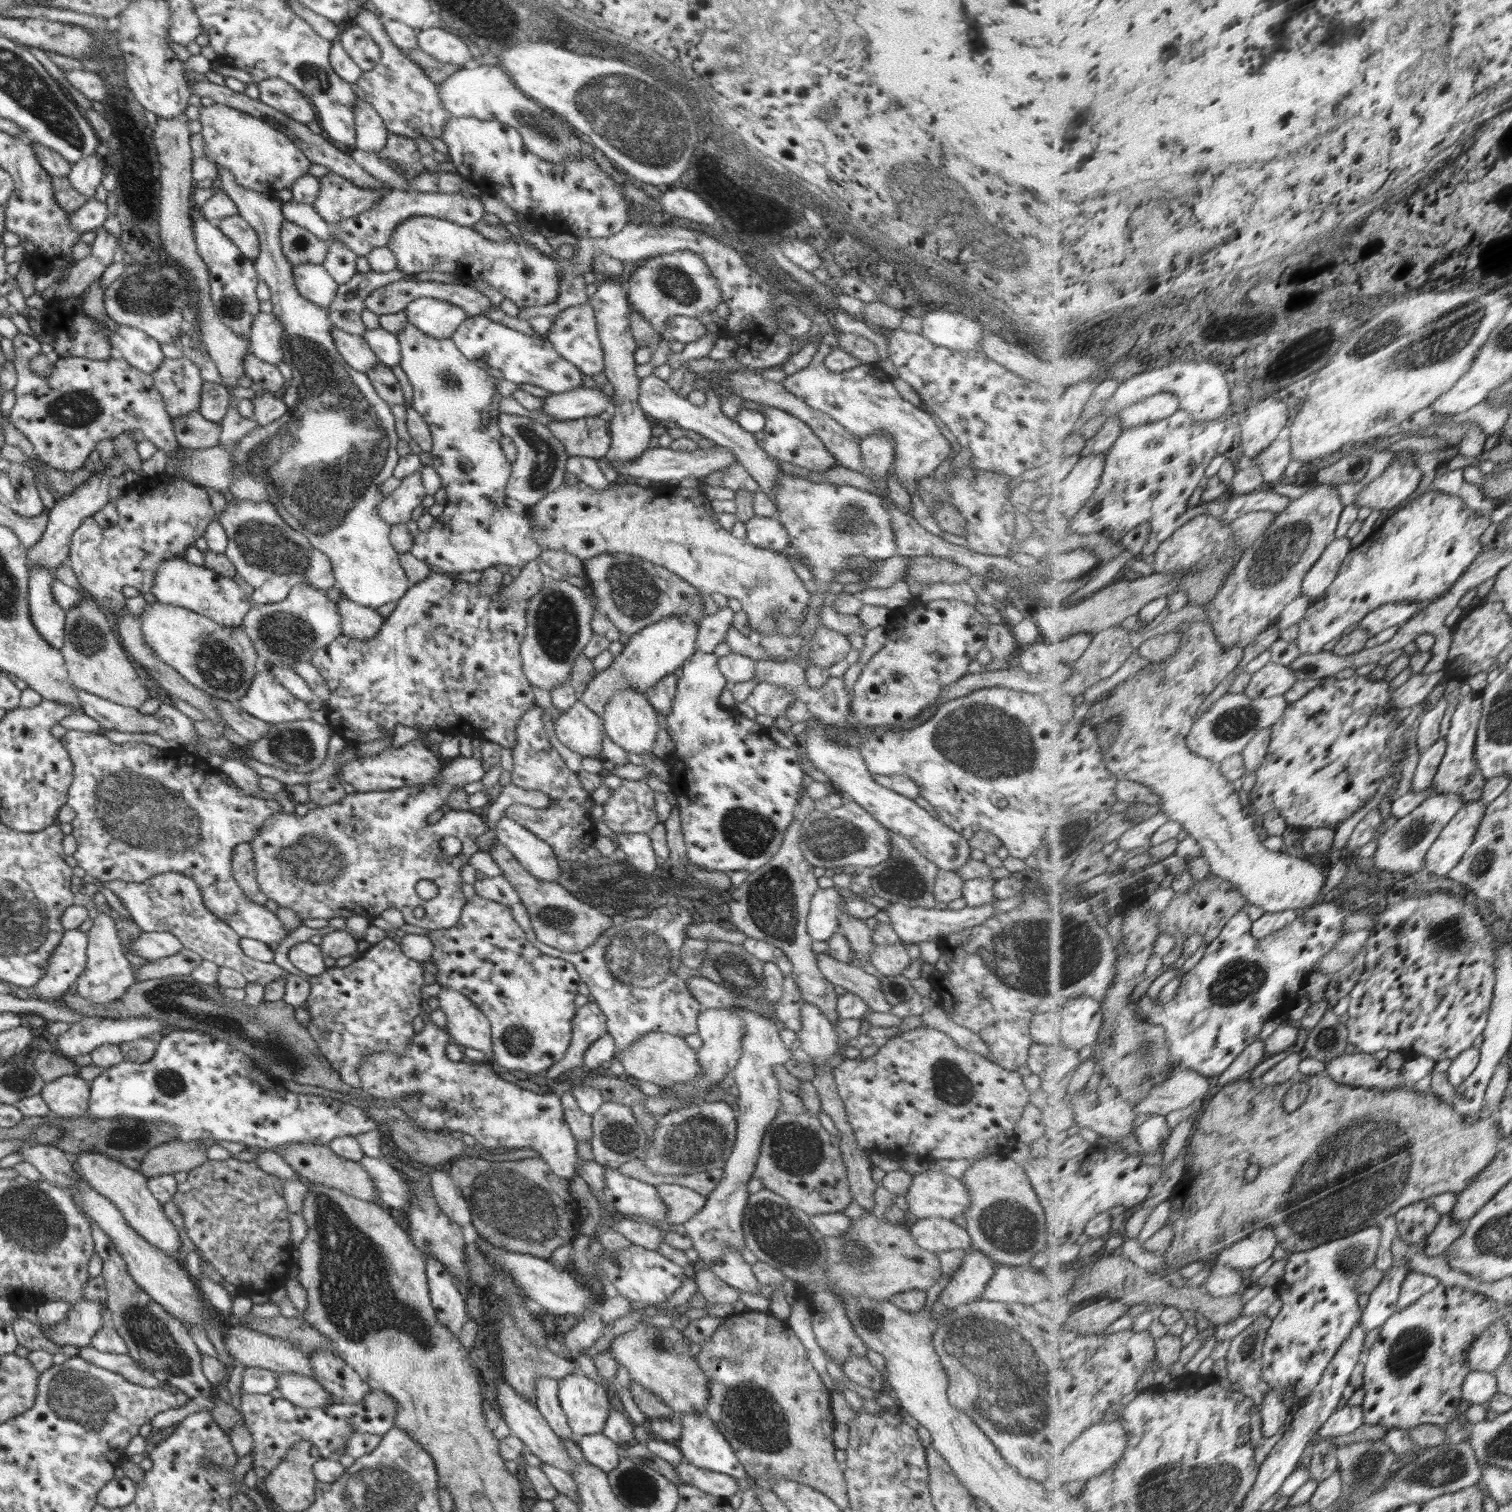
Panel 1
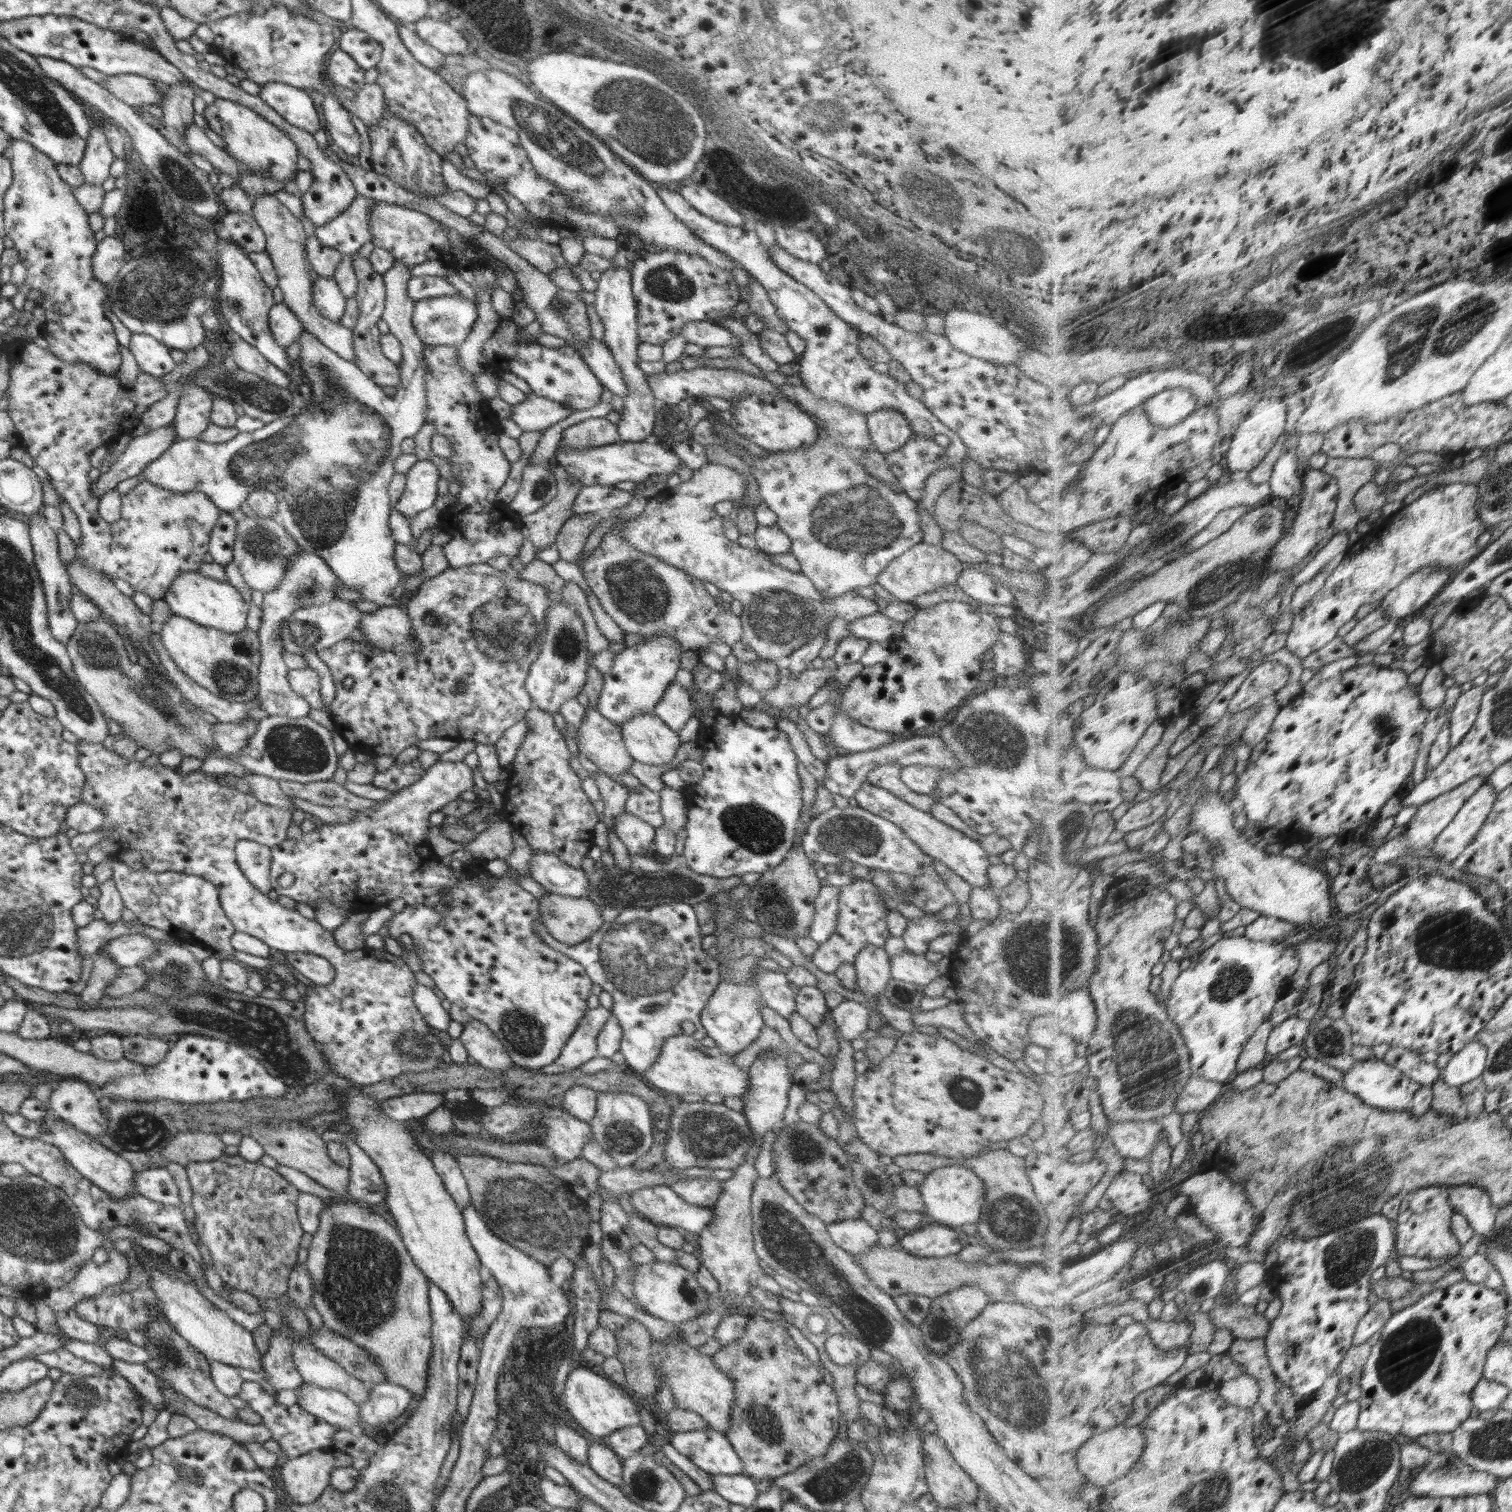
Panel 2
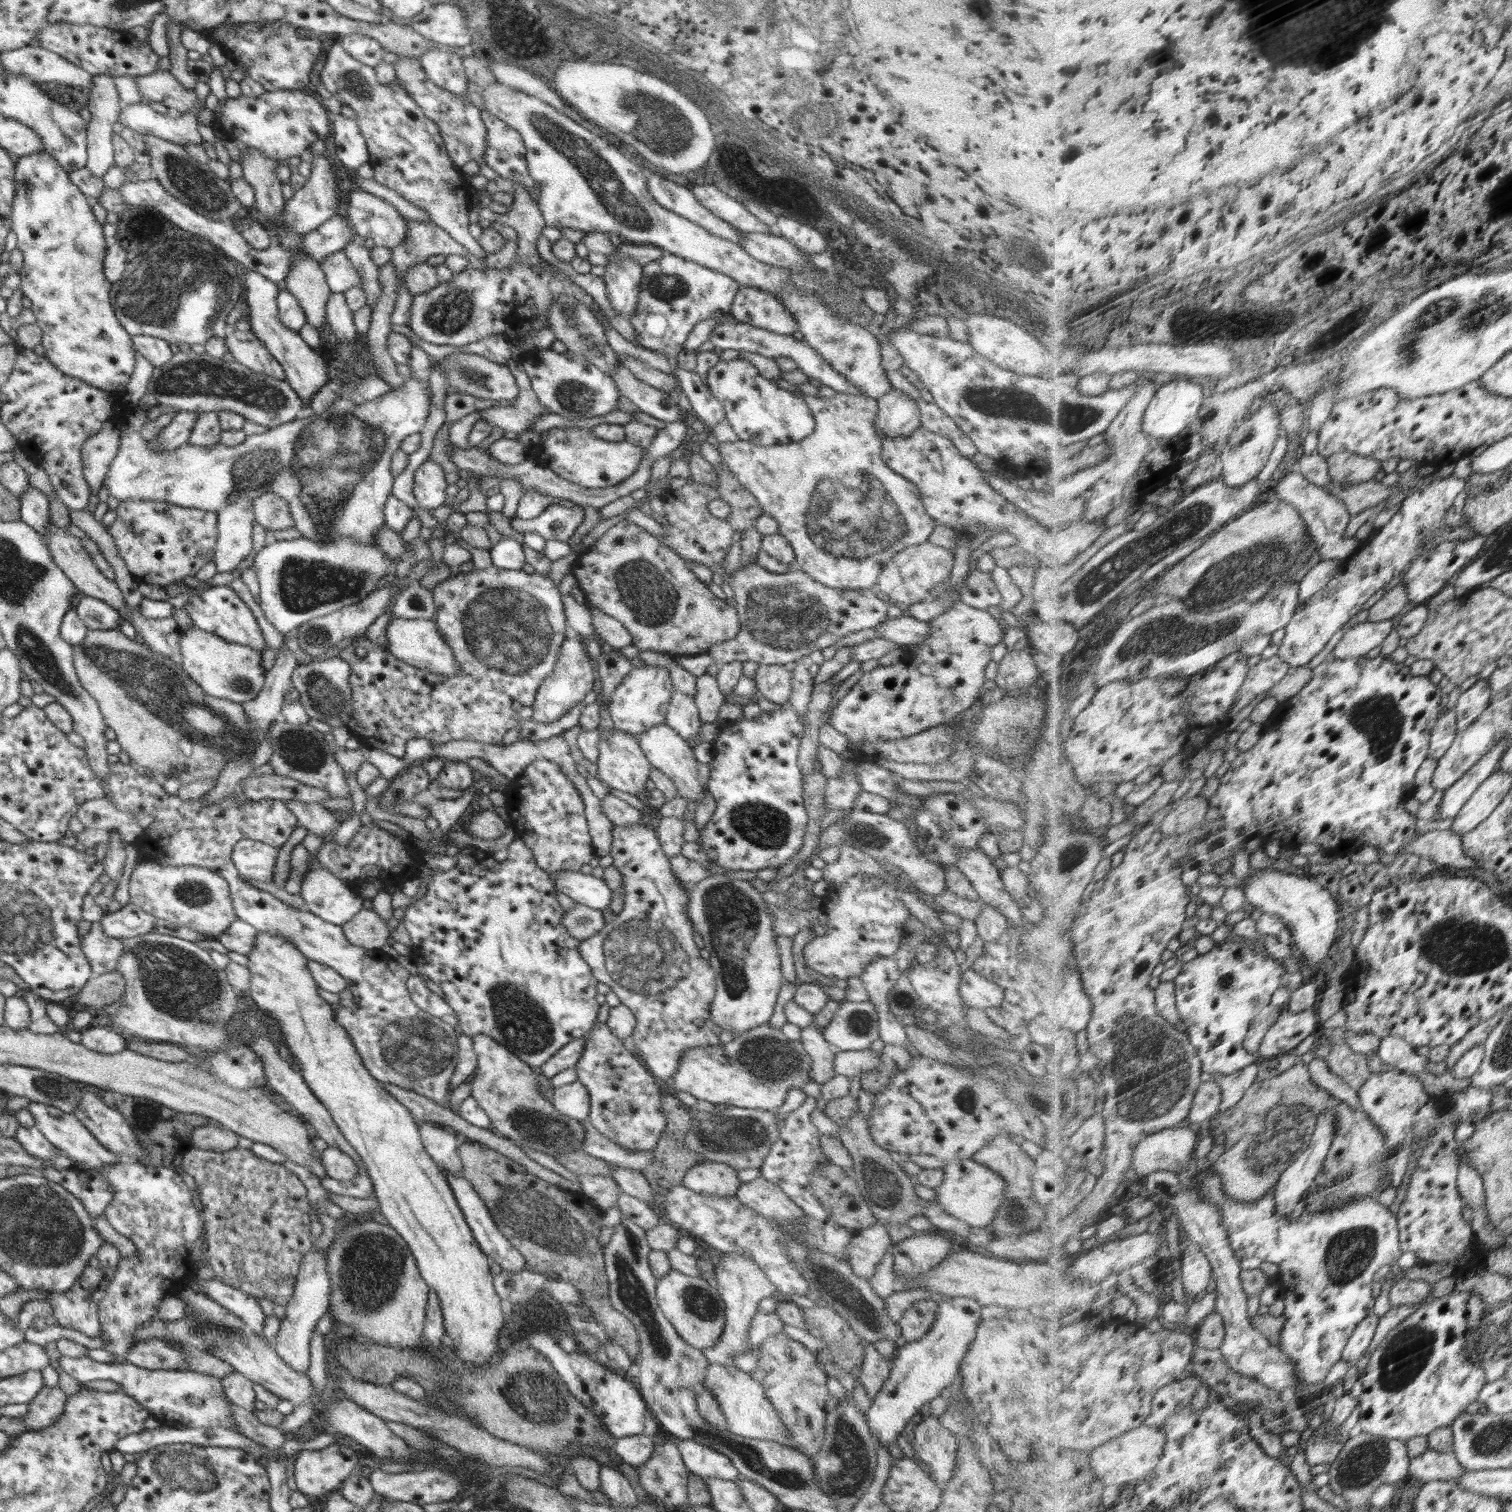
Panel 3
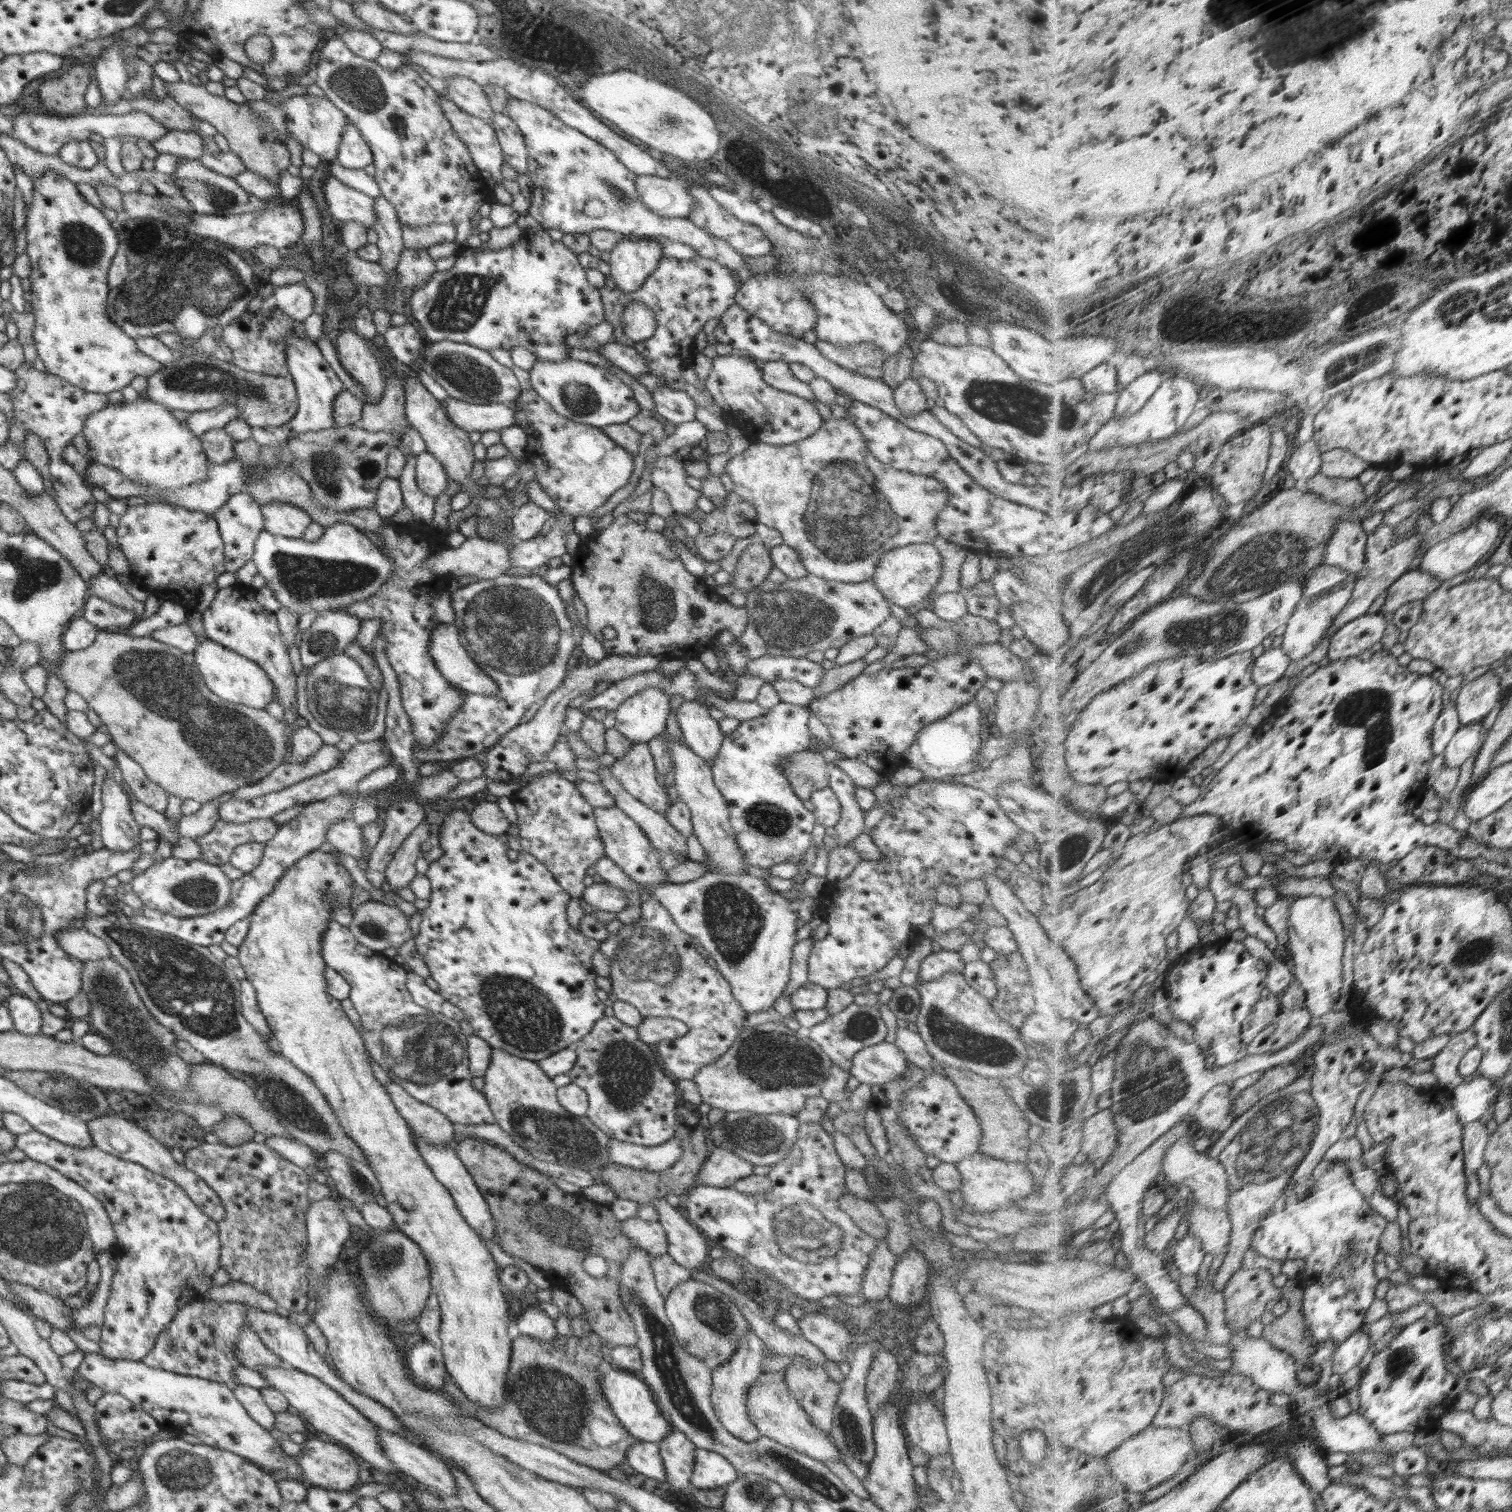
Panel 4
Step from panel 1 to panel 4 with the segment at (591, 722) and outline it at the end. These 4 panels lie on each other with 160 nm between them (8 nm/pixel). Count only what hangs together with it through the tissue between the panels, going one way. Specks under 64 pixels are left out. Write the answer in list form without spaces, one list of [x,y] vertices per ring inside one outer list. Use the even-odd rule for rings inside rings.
[[[647,742],[632,743],[631,749],[611,765],[612,774],[626,792],[648,808],[666,816],[669,809],[667,789],[656,777],[659,772]]]

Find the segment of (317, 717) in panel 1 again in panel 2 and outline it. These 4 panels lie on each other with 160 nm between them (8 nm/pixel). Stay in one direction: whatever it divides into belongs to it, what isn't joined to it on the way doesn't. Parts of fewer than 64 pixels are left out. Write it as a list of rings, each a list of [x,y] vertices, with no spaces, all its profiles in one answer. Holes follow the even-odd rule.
[[[300,552],[287,562],[280,584],[270,592],[263,594],[261,606],[261,625],[257,630],[260,643],[260,666],[258,673],[258,692],[254,699],[268,716],[288,717],[291,719],[308,716],[311,706],[297,692],[292,691],[287,674],[289,668],[283,659],[281,628],[289,616],[301,606],[326,604],[335,598],[334,590],[343,582],[330,570],[323,558],[312,552]]]

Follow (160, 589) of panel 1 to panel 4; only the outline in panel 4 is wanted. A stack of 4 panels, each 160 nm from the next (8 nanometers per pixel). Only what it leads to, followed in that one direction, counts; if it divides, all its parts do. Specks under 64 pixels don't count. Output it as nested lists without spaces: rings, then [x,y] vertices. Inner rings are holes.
[[[243,584],[218,588],[210,607],[201,613],[205,634],[208,639],[233,650],[263,668],[273,683],[275,696],[278,697],[282,708],[293,708],[297,712],[297,678],[288,657],[287,646],[282,640],[275,613],[266,610],[256,600],[255,591],[252,586]]]

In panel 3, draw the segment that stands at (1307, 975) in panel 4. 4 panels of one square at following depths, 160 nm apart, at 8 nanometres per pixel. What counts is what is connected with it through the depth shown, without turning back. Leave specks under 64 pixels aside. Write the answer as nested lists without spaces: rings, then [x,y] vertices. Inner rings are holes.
[[[1261,869],[1259,874],[1246,876],[1243,881],[1250,907],[1260,908],[1266,914],[1278,914],[1284,920],[1294,935],[1292,944],[1297,953],[1304,956],[1313,973],[1322,964],[1328,965],[1328,956],[1336,938],[1340,937],[1343,925],[1344,913],[1338,897],[1332,896],[1332,892],[1312,876],[1297,876],[1278,870]]]

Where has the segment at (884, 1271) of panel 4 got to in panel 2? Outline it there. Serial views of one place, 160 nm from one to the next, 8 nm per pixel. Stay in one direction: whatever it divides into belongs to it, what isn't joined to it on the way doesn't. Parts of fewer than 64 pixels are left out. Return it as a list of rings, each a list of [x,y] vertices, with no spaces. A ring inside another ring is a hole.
[[[862,1218],[838,1220],[826,1228],[834,1244],[854,1257],[863,1256],[878,1242],[878,1231]]]

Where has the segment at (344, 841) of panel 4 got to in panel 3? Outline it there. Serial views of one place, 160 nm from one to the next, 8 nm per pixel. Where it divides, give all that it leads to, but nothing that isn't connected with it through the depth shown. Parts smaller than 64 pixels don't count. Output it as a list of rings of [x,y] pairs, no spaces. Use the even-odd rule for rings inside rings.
[[[282,800],[286,808],[296,816],[299,826],[306,828],[316,836],[324,836],[337,830],[339,821],[326,809],[318,803],[309,803],[301,800]]]

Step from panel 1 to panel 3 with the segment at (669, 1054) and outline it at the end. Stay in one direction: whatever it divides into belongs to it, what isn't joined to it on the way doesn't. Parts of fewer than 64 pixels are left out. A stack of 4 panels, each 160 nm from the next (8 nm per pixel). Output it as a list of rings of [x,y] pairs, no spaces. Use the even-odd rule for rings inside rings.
[[[770,1024],[746,1030],[746,1034],[737,1036],[732,1042],[720,1046],[691,1046],[683,1052],[676,1074],[669,1082],[662,1083],[665,1091],[677,1090],[690,1092],[698,1100],[712,1104],[729,1104],[730,1107],[742,1107],[776,1112],[791,1088],[802,1089],[811,1080],[812,1058],[806,1052],[801,1041],[788,1040],[781,1030],[772,1030]]]

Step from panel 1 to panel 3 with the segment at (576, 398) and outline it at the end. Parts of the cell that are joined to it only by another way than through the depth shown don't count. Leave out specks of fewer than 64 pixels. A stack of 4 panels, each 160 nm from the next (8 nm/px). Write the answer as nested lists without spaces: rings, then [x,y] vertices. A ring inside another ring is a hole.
[[[512,358],[505,364],[515,376],[519,388],[518,398],[512,406],[488,408],[480,411],[482,421],[488,422],[492,427],[501,428],[503,431],[523,434],[530,430],[531,425],[542,414],[549,411],[537,400],[536,393],[531,387],[529,376],[525,373],[522,361],[514,361]]]

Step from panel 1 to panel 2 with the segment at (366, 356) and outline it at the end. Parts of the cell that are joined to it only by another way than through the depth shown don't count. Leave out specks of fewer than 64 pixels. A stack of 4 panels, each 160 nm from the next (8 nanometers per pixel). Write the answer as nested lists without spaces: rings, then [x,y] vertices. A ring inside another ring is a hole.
[[[262,193],[253,199],[252,216],[263,230],[266,238],[265,251],[271,258],[278,277],[278,288],[282,290],[283,303],[298,317],[301,325],[313,334],[322,344],[333,350],[339,357],[352,361],[355,359],[353,349],[353,329],[340,323],[333,323],[322,316],[315,307],[312,287],[319,277],[312,268],[306,252],[308,230],[272,193]]]

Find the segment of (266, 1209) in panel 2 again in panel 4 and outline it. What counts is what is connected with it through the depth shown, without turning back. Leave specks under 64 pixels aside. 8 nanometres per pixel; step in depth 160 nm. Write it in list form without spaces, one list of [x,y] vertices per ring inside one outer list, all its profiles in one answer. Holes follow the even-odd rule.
[[[205,1139],[185,1152],[184,1168],[197,1174],[213,1188],[225,1208],[225,1217],[217,1222],[217,1229],[221,1244],[220,1266],[228,1271],[230,1278],[250,1284],[250,1287],[267,1294],[279,1307],[289,1312],[305,1312],[309,1301],[309,1270],[304,1262],[307,1244],[305,1214],[311,1203],[306,1196],[308,1172],[280,1158],[266,1143],[253,1140],[230,1147],[216,1140]]]

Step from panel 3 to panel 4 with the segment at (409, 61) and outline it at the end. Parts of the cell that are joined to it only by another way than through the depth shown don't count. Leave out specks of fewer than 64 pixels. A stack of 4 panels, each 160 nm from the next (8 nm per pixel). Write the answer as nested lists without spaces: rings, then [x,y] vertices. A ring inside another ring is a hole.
[[[436,93],[436,100],[438,100],[440,107],[443,108],[444,114],[450,121],[450,124],[458,135],[458,138],[460,138],[460,140],[462,140],[466,145],[466,148],[470,153],[470,157],[472,157],[473,163],[478,167],[478,170],[487,170],[492,174],[493,180],[496,181],[496,187],[491,191],[491,196],[495,197],[501,204],[511,205],[513,195],[510,194],[504,186],[502,186],[502,180],[504,179],[501,173],[501,166],[504,162],[503,152],[493,126],[477,116],[472,116],[471,114],[464,112],[447,96],[438,95]]]

